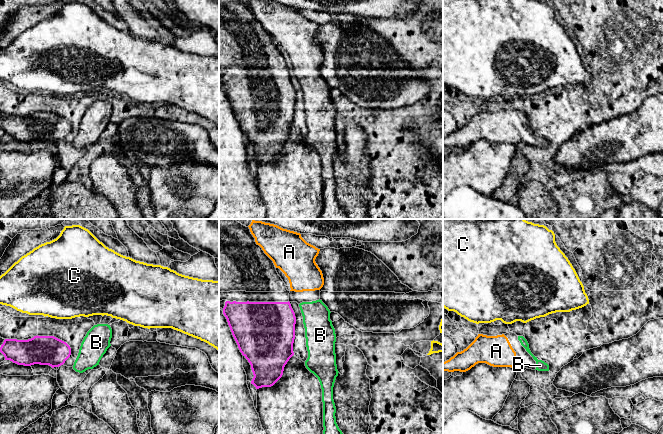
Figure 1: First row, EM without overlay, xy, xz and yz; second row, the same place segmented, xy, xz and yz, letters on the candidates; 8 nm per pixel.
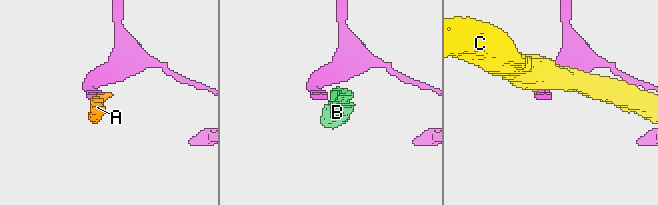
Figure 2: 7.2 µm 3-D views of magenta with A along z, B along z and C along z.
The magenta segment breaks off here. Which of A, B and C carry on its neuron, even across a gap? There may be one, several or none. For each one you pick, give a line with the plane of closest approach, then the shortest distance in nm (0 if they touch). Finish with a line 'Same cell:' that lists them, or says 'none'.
Same cell: none

